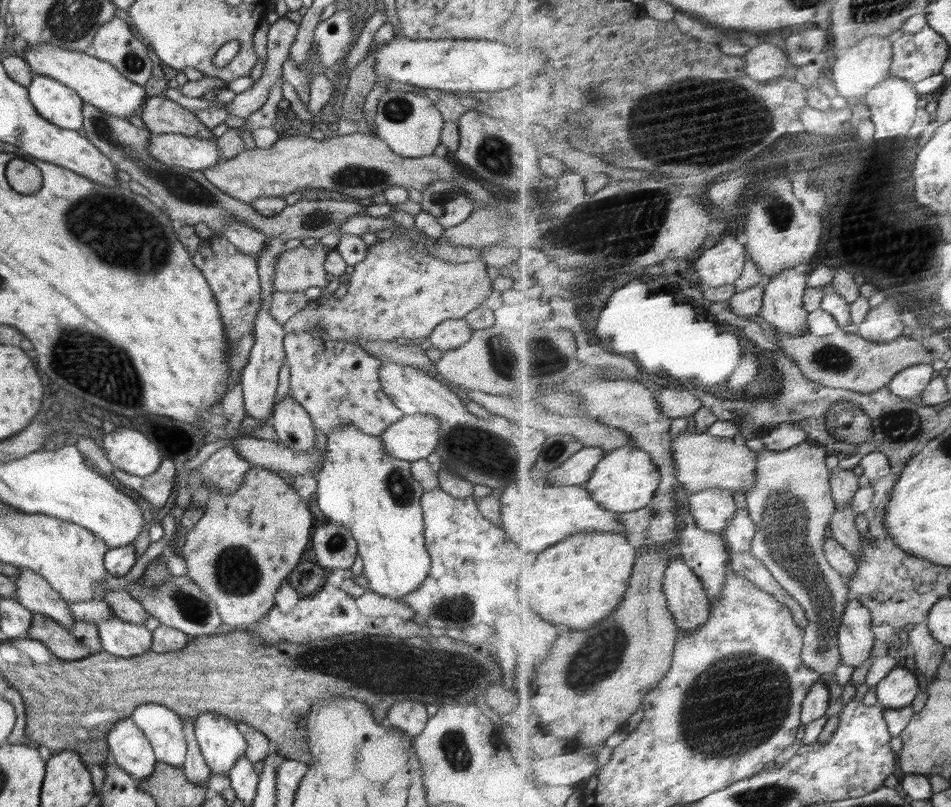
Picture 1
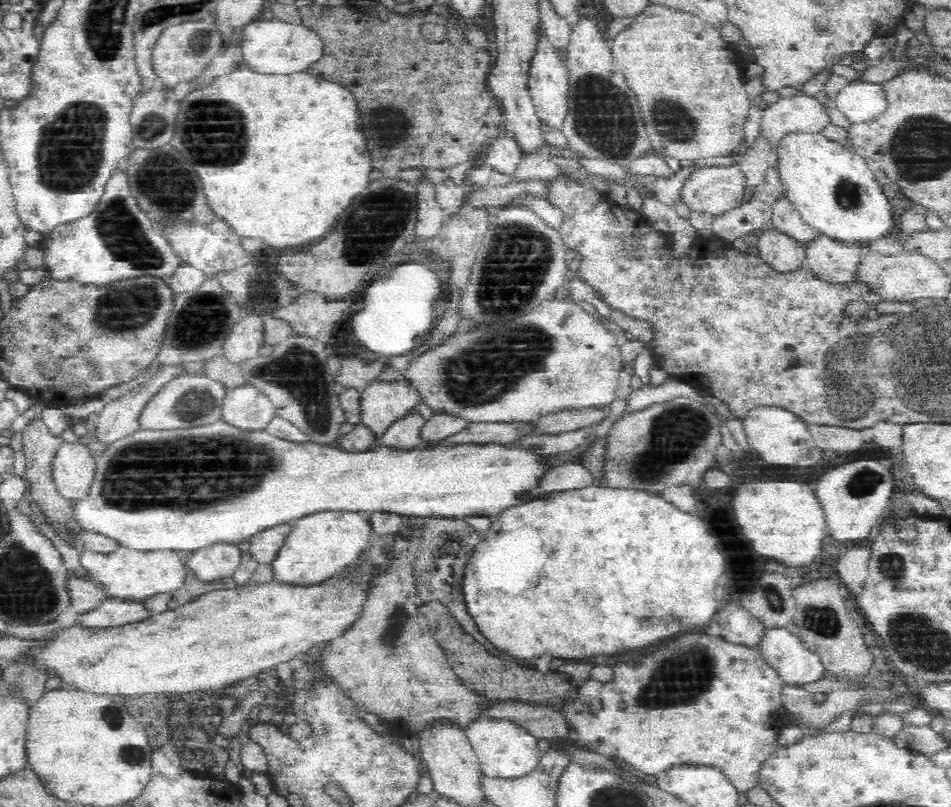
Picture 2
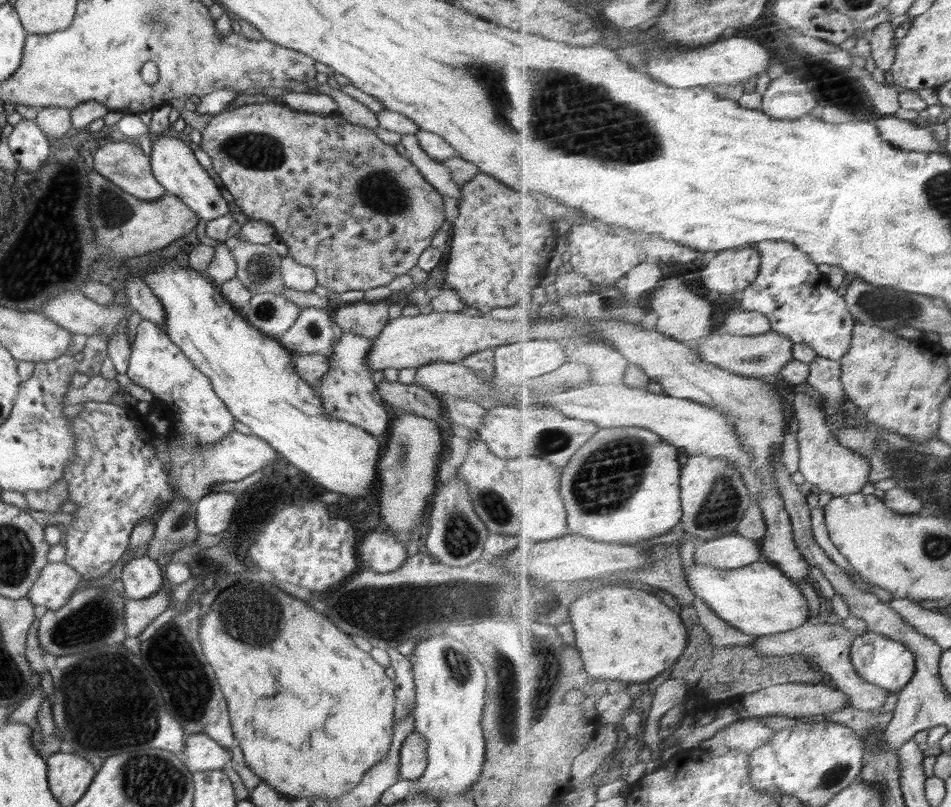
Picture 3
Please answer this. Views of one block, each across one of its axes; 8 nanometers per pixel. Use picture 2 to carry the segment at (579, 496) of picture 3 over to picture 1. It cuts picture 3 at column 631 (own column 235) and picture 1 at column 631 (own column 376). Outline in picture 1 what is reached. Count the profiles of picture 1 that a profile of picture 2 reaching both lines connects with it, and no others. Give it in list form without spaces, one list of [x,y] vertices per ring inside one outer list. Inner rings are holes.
[[[628,445],[606,454],[587,486],[602,507],[622,514],[651,506],[662,482],[663,474],[653,454],[635,445]]]

